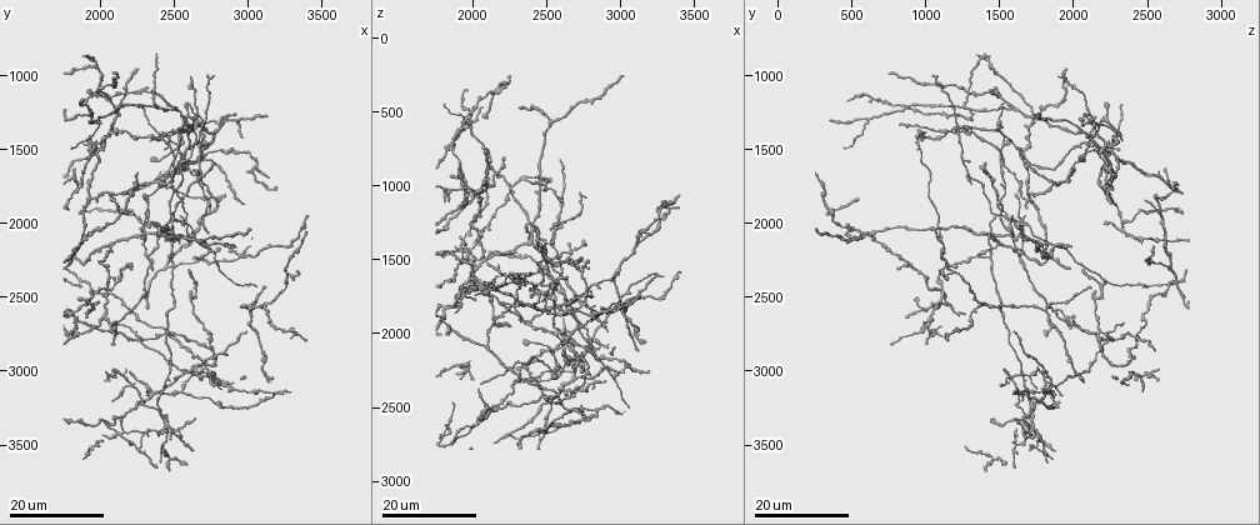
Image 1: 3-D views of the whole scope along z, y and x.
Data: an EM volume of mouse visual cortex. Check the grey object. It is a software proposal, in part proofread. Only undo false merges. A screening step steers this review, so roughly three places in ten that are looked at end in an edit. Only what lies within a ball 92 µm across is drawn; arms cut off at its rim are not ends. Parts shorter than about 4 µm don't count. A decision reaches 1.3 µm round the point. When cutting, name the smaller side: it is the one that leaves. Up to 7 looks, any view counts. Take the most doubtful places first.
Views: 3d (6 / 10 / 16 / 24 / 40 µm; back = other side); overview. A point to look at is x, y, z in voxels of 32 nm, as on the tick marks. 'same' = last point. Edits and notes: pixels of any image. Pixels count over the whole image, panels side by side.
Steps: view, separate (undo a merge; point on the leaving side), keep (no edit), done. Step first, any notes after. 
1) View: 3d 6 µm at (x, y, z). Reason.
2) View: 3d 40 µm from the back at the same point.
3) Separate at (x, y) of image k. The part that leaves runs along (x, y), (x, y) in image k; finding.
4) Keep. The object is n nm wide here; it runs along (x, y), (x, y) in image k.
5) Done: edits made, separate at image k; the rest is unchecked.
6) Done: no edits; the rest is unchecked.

View: 3d 24 µm at (2140, 3420, 1700).

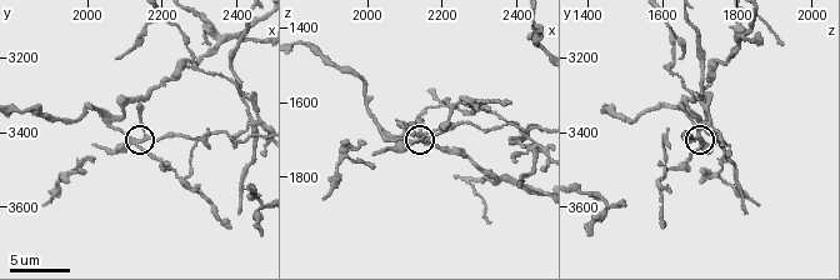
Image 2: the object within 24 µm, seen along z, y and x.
View: 3d 6 µm at (2140, 3440, 1700).

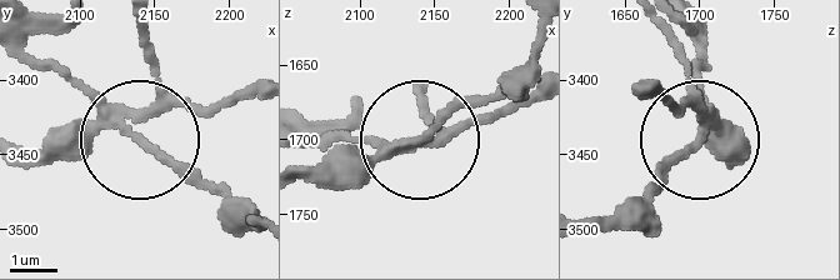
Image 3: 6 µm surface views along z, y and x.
Separate at (44, 139) of image 3. The part that leaves runs along (116, 113), (208, 113), (256, 93) in image 3; a second cell is stuck on.

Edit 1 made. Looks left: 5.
View: 3d 6 µm at (2250, 3530, 1590). Arms part here.

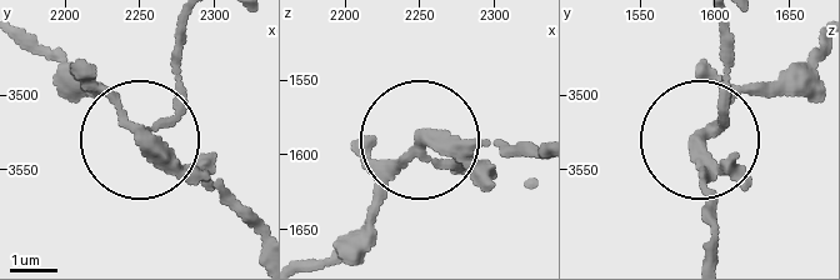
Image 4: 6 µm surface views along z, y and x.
Separate at (173, 71) of image 4. The object is 230 nm wide here; the part that leaves runs along (144, 130), (175, 98), (175, 26) in image 4; two cells meet here.

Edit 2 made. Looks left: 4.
View: overview. Redraw.

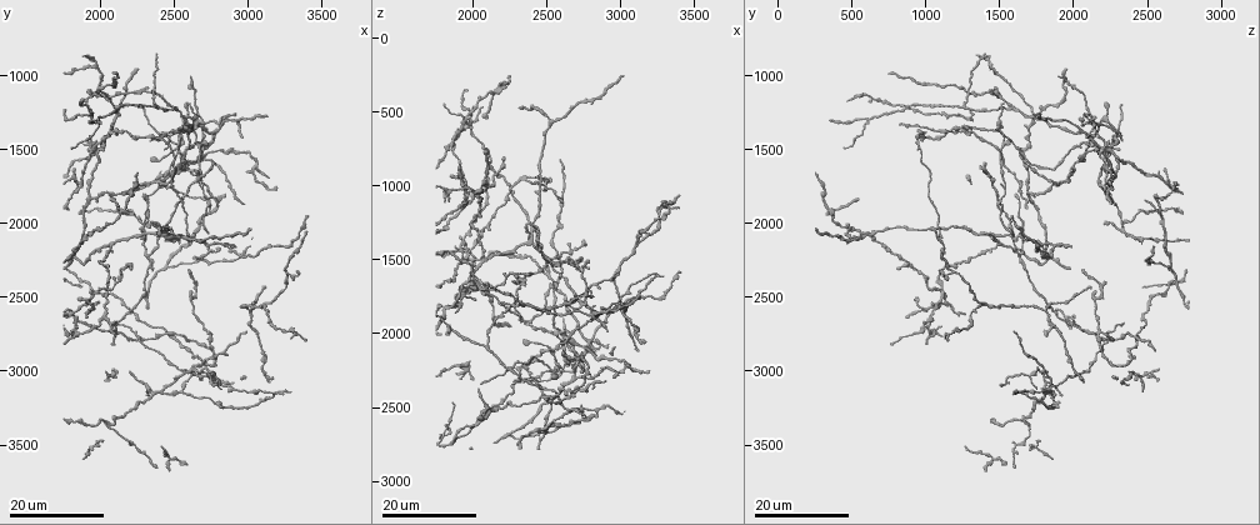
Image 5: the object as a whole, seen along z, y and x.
View: 3d 24 µm at (1980, 1280, 660).

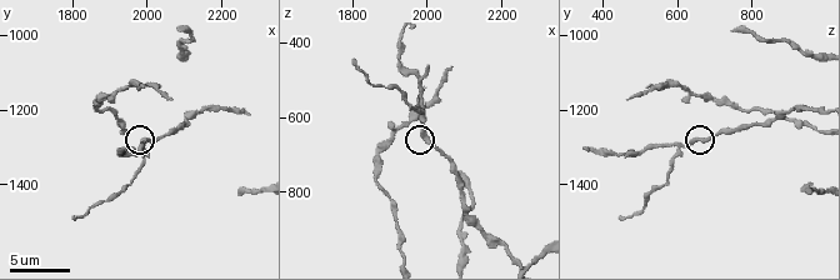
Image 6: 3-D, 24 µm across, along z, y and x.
View: 3d 6 µm at (1990, 1290, 640).

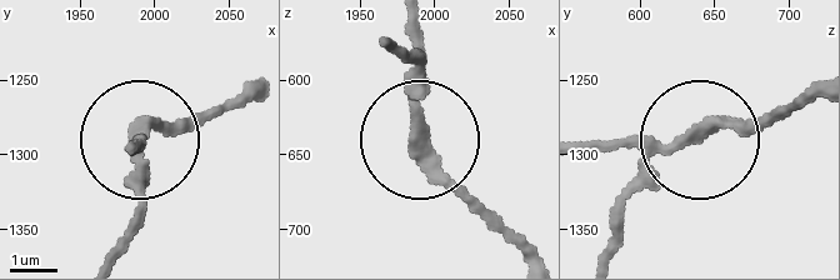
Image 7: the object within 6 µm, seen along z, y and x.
Keep. The side arm is 13 µm long; all the same cell.

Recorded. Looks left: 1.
Done: edits made, separate at image 3, separate at image 4; the rest is unchecked.

